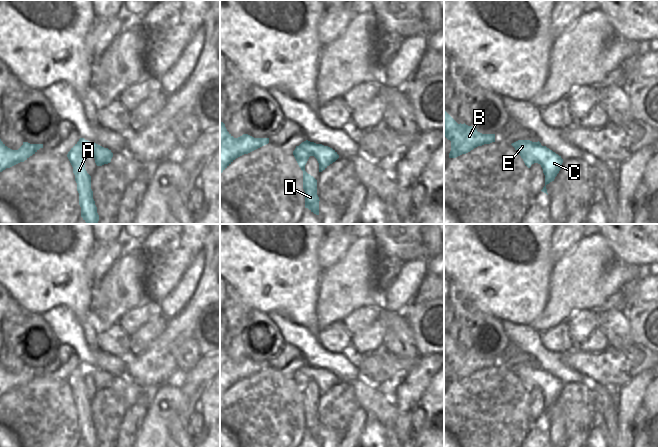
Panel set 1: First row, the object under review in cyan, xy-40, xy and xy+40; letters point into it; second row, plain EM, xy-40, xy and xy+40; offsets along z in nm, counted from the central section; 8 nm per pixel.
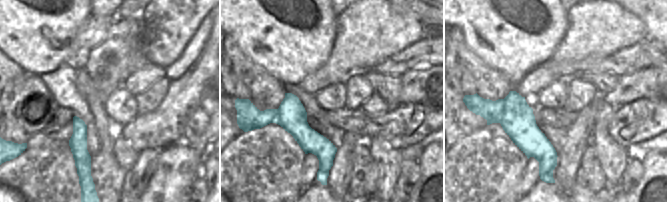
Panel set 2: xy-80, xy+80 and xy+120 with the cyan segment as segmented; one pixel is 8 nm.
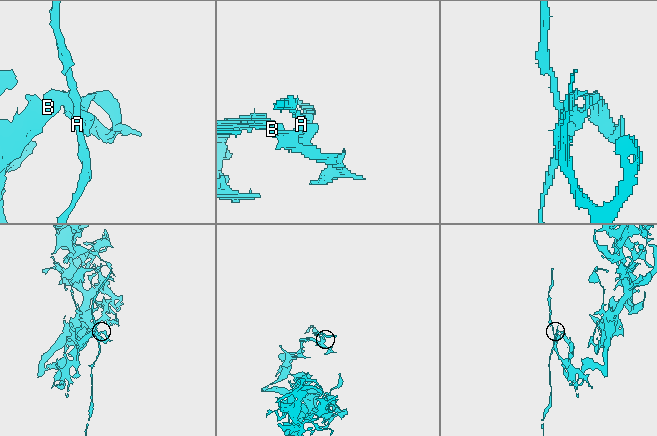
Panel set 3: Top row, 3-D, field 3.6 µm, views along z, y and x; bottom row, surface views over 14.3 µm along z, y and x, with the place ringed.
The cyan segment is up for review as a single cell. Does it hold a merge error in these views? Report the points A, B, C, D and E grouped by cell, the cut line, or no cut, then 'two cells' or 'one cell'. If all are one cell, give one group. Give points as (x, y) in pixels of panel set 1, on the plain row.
A D / B C E | xy (295, 372), (301, 370), (311, 379) | two cells

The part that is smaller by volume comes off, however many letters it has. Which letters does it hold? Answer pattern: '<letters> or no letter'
A, D

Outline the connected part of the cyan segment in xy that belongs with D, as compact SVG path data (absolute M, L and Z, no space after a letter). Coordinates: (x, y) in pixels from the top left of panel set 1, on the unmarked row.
M302 370L293 375L293 379L303 395L303 413L305 415L305 432L319 439L319 421L317 419L317 404L305 395L305 389L311 380Z

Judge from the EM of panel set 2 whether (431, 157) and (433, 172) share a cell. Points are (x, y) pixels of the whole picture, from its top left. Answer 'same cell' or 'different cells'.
same cell

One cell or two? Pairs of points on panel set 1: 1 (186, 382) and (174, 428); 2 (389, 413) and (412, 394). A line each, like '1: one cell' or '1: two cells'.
1: one cell
2: two cells

